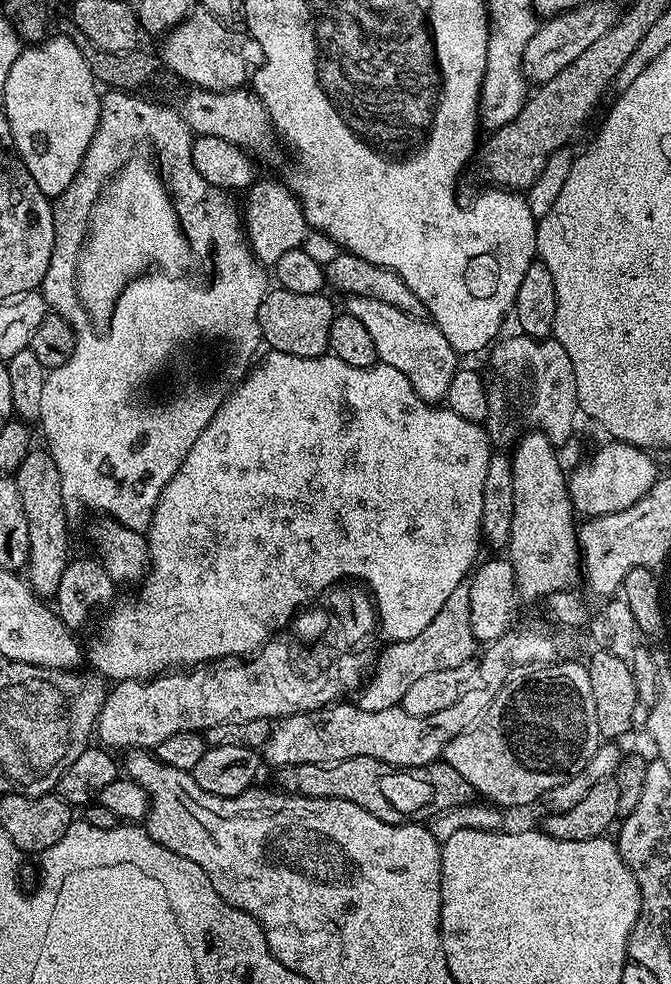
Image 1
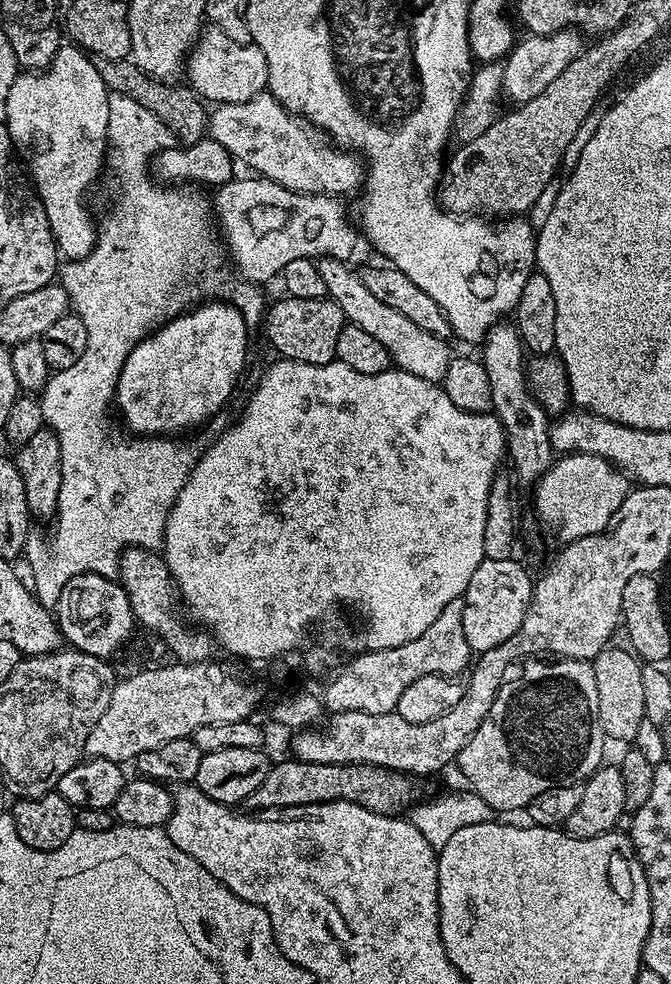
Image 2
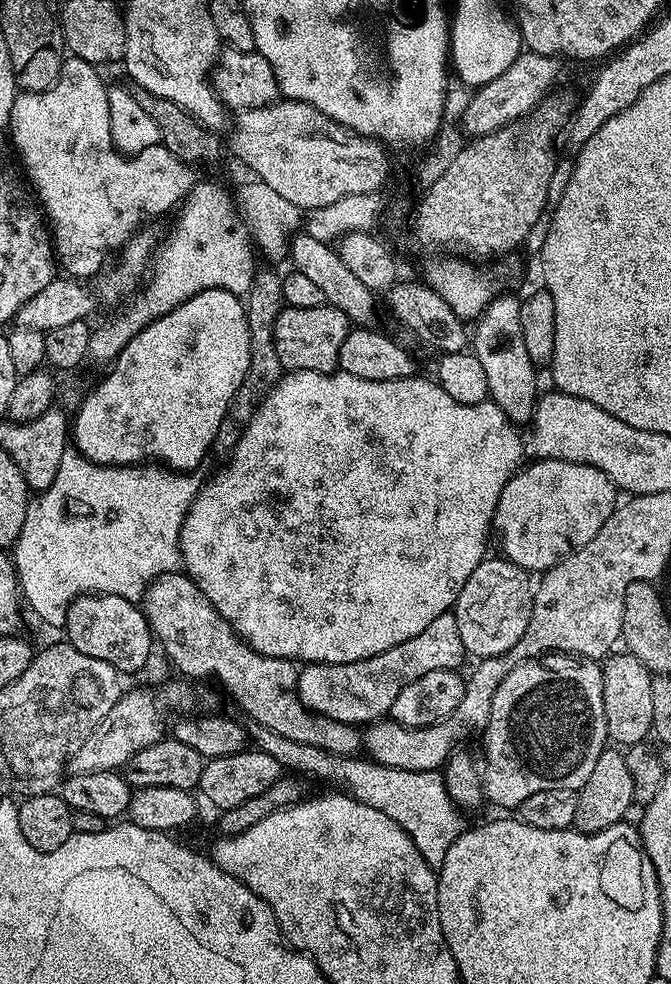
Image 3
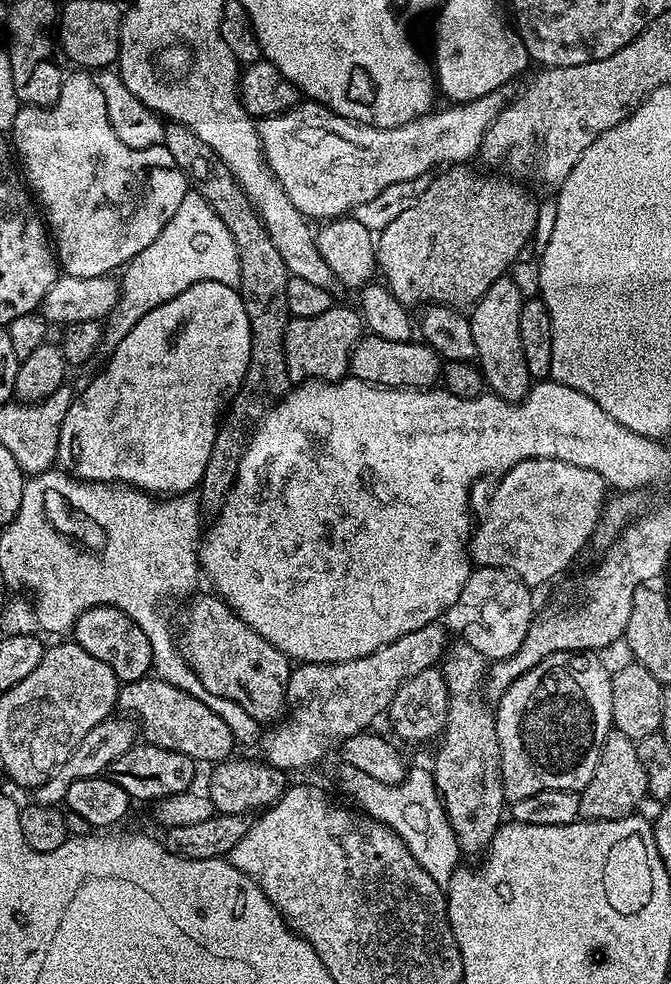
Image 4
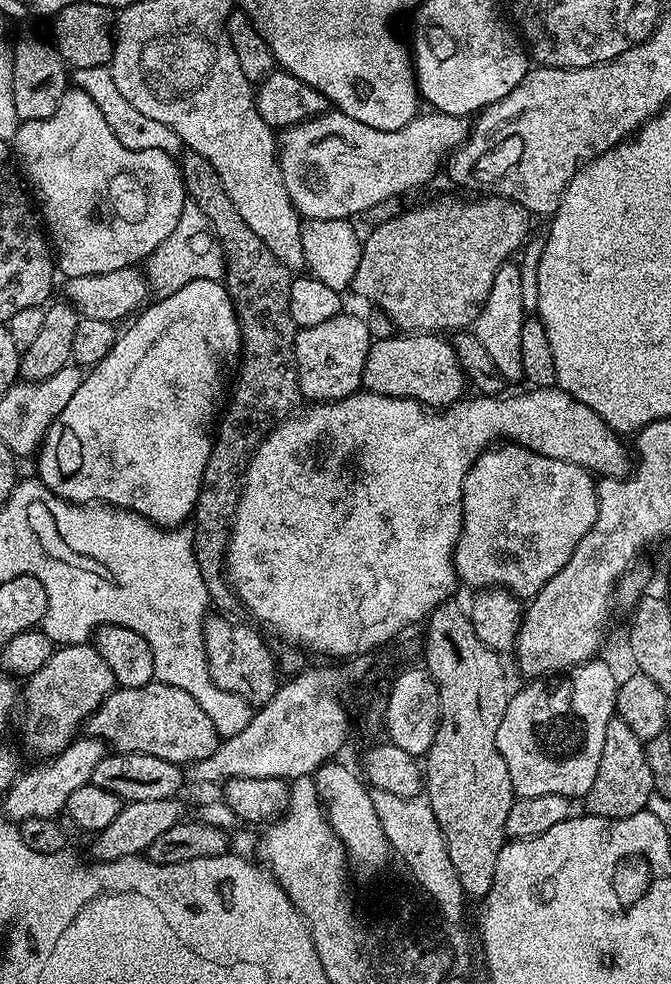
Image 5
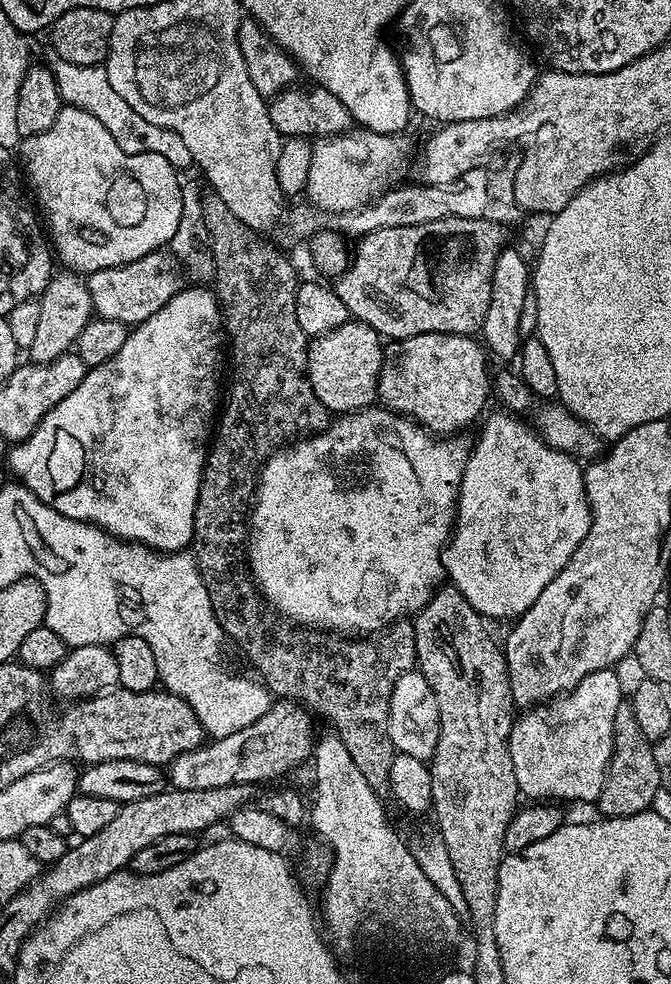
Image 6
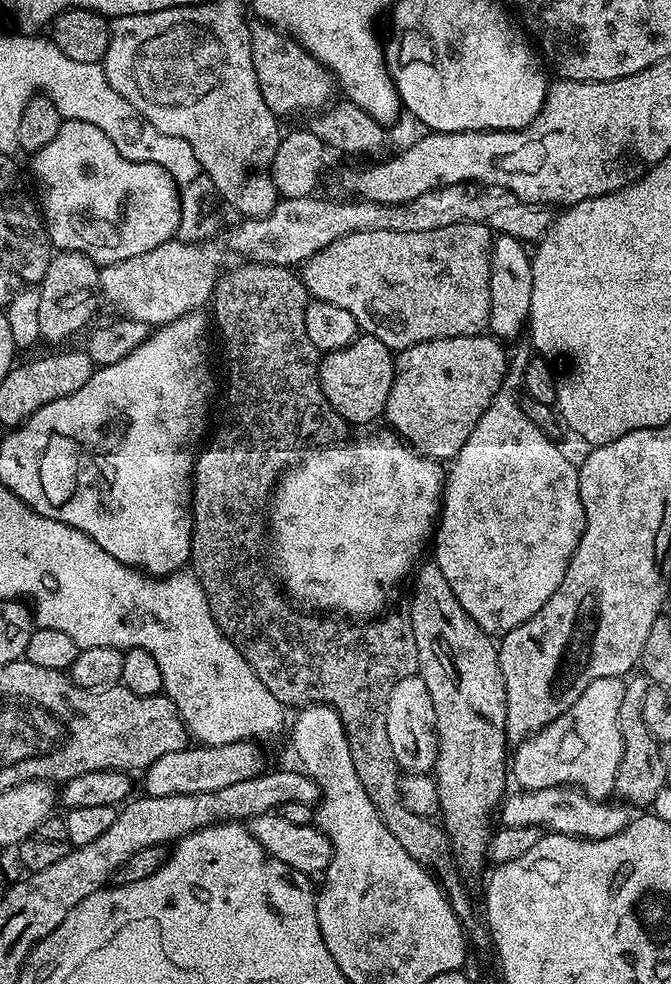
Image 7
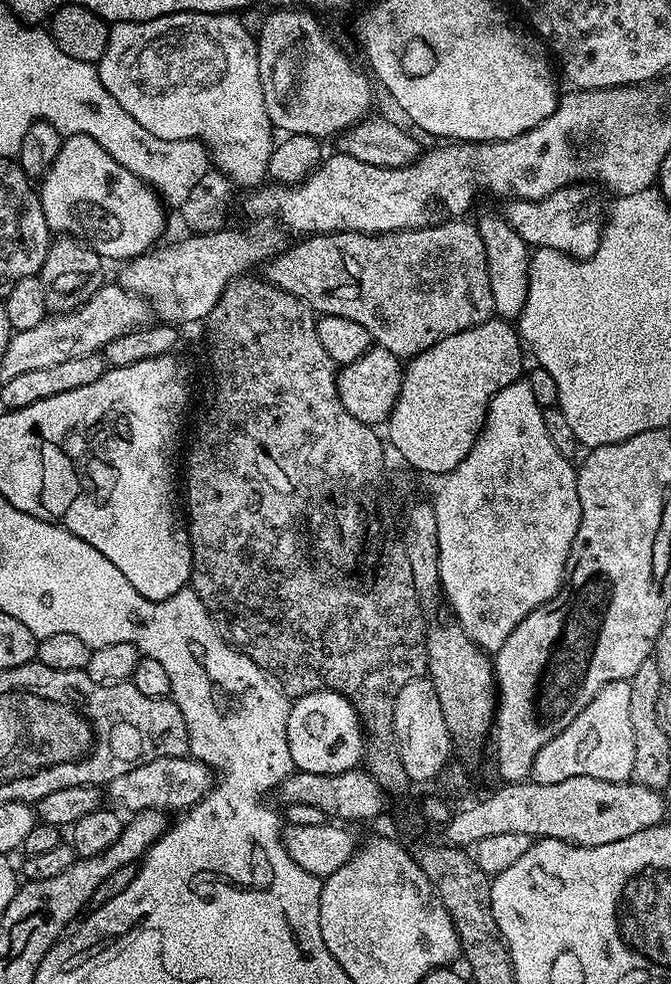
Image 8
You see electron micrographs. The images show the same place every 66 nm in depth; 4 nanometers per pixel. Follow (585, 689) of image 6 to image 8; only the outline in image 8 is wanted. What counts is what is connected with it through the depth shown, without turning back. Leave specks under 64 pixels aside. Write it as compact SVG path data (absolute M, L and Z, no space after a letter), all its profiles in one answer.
M615 680L598 694L538 754L532 763L531 779L538 784L566 782L566 778L598 778L606 782L623 784L632 780L634 768L634 722L630 722L630 686L627 680Z

